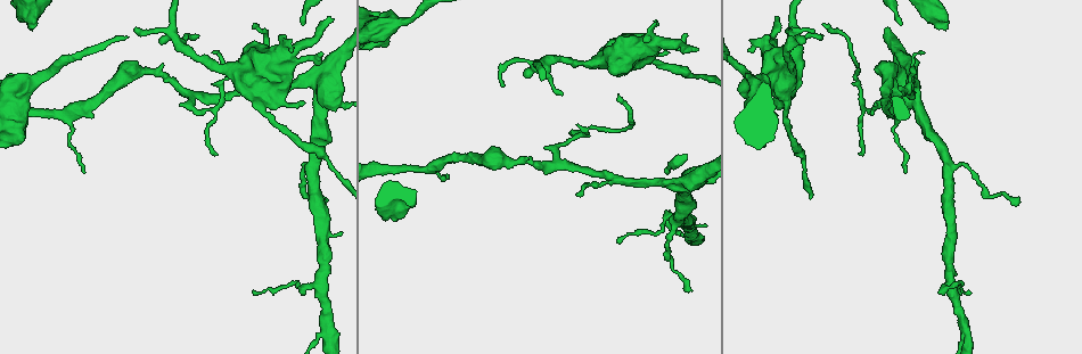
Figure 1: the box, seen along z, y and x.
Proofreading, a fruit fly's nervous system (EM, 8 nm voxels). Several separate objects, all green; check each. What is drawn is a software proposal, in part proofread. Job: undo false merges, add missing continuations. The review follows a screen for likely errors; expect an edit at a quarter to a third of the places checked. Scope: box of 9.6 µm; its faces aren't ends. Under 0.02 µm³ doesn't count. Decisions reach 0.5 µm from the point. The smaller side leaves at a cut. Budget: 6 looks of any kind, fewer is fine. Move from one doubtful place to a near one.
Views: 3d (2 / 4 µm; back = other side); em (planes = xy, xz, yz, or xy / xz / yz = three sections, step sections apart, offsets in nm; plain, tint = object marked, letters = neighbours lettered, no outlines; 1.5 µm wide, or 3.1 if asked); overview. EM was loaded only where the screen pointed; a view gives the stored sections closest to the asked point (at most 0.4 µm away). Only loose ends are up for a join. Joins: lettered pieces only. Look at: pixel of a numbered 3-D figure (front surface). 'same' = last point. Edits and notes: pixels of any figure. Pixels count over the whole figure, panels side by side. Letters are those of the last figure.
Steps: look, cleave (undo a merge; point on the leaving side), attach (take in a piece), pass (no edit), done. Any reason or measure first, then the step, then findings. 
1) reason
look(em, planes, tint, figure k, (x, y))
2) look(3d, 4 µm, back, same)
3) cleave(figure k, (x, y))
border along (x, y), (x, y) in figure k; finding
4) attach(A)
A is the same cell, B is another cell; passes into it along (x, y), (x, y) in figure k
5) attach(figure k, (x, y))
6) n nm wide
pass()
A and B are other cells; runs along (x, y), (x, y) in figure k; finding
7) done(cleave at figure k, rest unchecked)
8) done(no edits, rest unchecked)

four arms meet
look(3d, 4 µm, figure 1, (906, 97))

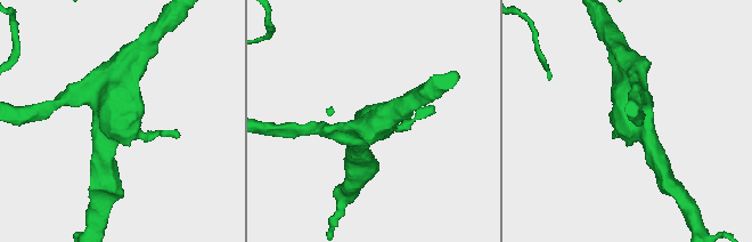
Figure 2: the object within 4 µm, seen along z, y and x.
look(em, xy, step 8, tint, figure 2, (113, 120))

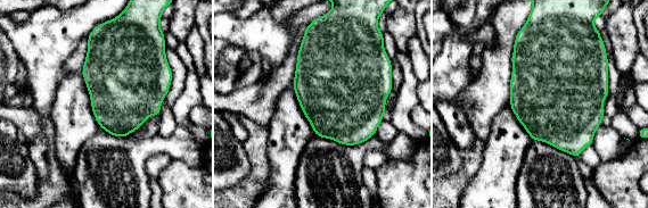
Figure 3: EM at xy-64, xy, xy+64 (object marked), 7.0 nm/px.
look(em, xy, step 8, letters, same)

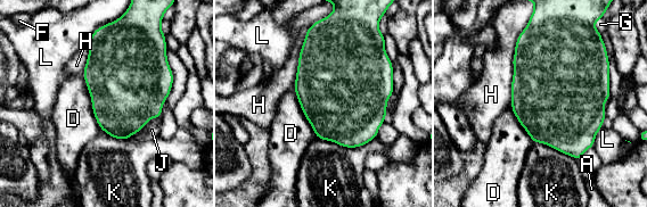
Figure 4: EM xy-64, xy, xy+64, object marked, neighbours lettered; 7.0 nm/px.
340 nm wide
pass()
A, D, F, G, H, J, K and L are other cells; border along (521, 32), (513, 58), (510, 106) in figure 4; one neuron here

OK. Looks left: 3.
thin end
look(em, xy, step 8, tint, figure 1, (685, 37))

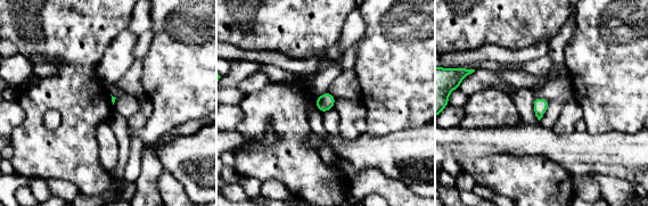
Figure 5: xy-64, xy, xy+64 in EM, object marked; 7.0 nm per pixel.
another direction
look(em, planes, tint, same)

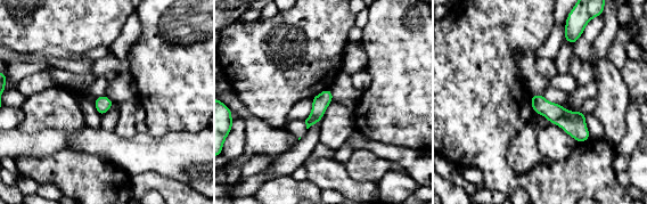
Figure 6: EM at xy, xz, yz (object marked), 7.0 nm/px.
what lies round it
look(em, planes, letters, same)

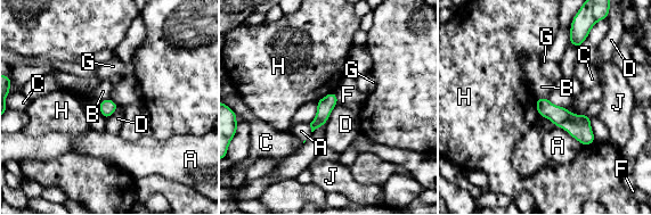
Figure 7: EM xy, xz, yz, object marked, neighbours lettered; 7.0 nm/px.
110 nm wide
pass()
A, B, C, D, F, G, H and J are other cells; border along (567, 107), (575, 114), (587, 114) in figure 7; no lettered piece goes on from it

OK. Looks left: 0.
done(no edits, rest unchecked)

